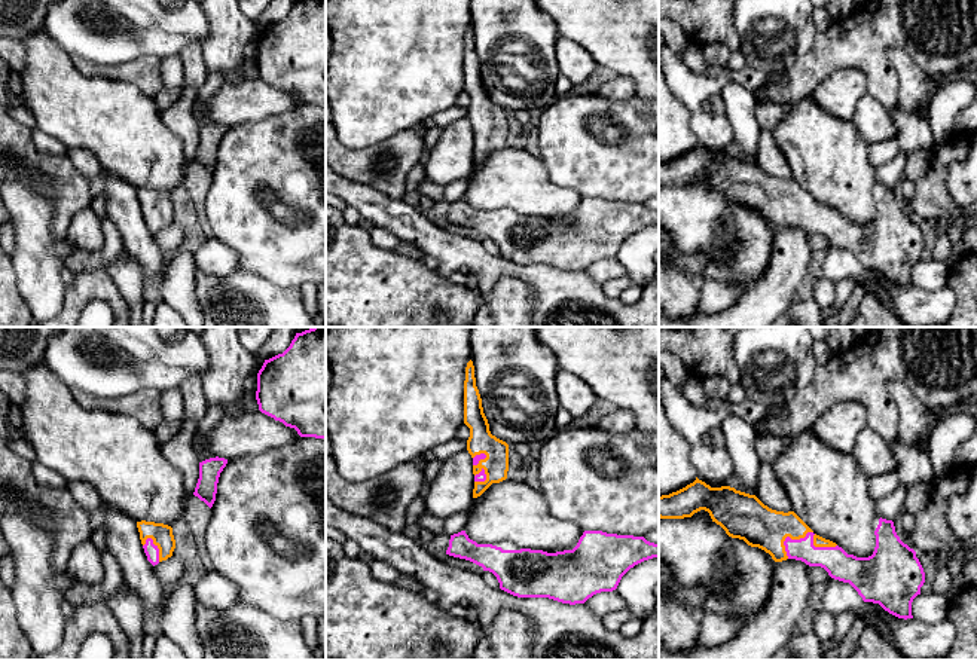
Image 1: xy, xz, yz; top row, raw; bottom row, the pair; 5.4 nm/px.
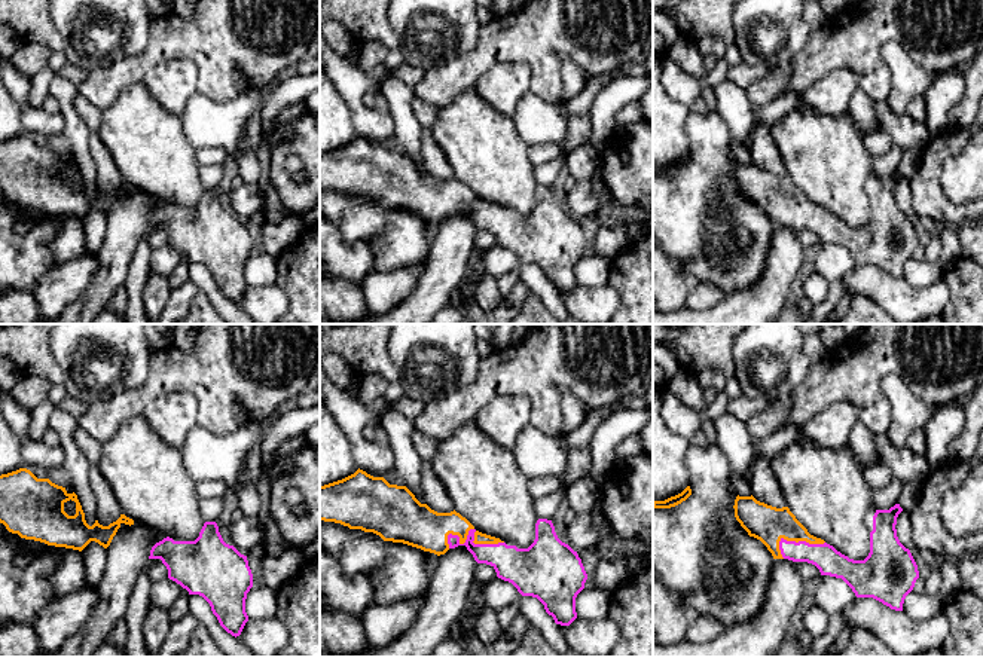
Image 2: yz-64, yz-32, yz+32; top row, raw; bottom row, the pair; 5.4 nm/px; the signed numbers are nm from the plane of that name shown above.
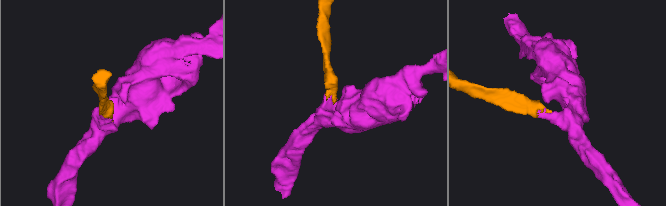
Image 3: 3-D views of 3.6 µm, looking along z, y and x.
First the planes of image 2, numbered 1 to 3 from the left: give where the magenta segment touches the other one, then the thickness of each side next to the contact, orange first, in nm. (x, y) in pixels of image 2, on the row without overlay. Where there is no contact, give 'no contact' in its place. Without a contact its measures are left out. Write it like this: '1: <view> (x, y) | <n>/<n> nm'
1: no contact
2: yz-32 (475, 199) | 220/180 nm
3: yz+32 (797, 208) | 200/150 nm

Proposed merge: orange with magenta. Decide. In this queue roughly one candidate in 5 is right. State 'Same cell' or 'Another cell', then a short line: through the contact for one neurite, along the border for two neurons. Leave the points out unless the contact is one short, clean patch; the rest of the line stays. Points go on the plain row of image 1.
Same cell. Line: yz (769, 195), (775, 199), (814, 202), (814, 211), (842, 234)

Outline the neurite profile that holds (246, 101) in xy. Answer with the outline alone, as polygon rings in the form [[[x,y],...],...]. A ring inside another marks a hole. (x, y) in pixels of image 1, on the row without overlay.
[[[262,80],[223,83],[208,103],[208,116],[219,125],[259,122],[300,106],[294,95]]]

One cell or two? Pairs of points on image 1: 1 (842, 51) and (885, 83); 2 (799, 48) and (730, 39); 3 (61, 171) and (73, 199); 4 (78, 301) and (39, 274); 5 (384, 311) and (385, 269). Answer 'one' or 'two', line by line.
1: one
2: two
3: one
4: two
5: one

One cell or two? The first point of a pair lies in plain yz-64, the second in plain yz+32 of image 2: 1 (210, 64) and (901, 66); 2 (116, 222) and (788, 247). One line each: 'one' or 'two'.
1: two
2: one

